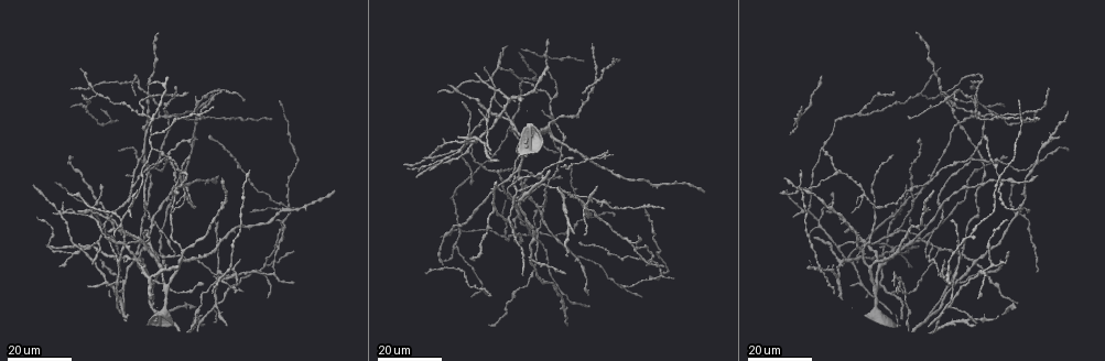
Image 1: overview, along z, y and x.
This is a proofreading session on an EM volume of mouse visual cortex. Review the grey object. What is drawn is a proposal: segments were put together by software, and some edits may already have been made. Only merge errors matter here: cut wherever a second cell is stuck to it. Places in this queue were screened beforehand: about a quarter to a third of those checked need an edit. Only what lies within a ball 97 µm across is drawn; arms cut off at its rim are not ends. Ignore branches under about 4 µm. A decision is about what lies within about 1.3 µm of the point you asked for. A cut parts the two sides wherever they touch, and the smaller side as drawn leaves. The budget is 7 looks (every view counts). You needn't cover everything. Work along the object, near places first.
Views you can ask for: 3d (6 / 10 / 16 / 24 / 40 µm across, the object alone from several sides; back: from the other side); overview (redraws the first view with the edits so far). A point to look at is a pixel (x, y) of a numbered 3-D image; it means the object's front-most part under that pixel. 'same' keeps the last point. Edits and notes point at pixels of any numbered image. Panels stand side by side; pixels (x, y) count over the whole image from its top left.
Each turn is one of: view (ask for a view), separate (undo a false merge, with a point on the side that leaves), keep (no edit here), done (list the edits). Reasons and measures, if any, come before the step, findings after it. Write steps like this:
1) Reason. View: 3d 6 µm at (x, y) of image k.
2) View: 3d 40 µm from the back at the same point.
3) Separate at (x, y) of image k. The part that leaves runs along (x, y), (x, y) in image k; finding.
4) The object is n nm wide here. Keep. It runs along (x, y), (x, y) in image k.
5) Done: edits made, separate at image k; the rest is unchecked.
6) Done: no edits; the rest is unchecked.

A fork. View: 3d 16 µm at (515, 193) of image 1.

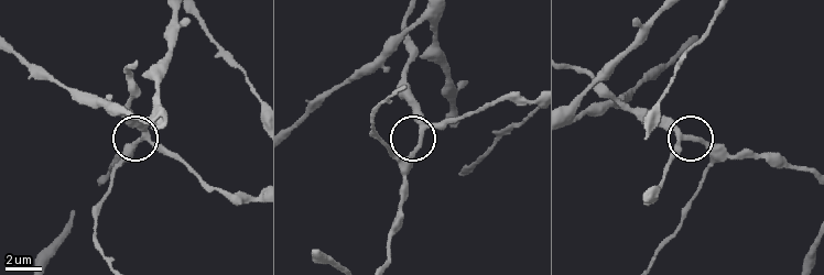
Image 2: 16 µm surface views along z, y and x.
View: 3d 10 µm at (683, 138) of image 2.

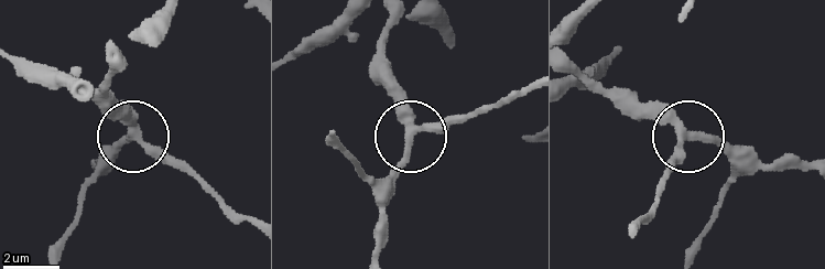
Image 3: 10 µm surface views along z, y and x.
The side arm is 120 µm long. Keep. One cell here.

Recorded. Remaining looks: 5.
Small branch off a trunk. View: 3d 24 µm at (73, 254) of image 1.

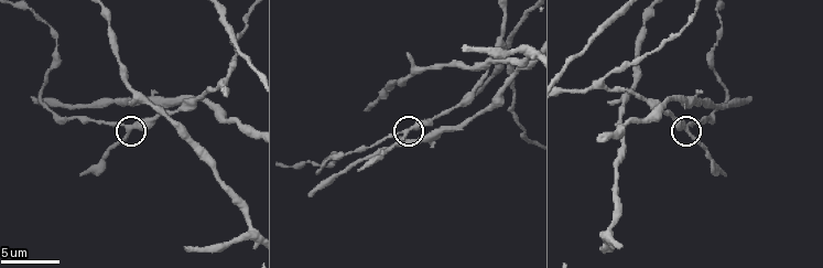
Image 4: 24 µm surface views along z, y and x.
Zoom in. View: 3d 6 µm at (404, 129) of image 4.

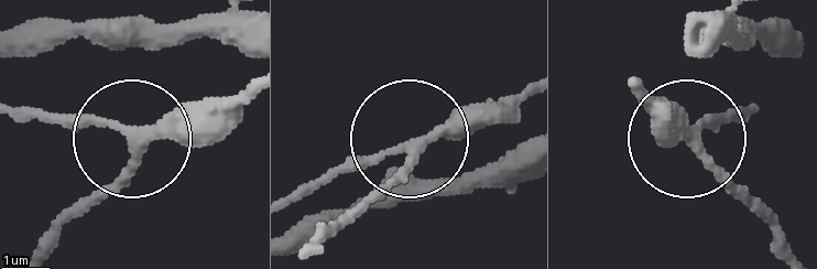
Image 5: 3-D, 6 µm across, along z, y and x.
3 arms meet here. Keep. It runs along (243, 92), (149, 131), (82, 214) in image 5; one cell here.

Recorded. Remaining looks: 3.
Two arms in line, one across. View: 3d 16 µm at (218, 86) of image 4.

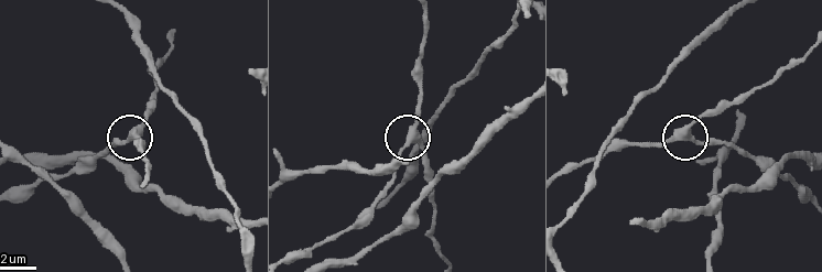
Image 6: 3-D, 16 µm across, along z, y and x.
The side arm is 15 µm long. Keep. It runs along (445, 258), (432, 231), (432, 174), (407, 139), (419, 82) in image 6; all the same cell.

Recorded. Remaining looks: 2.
View: 3d 16 µm at (865, 193) of image 1.

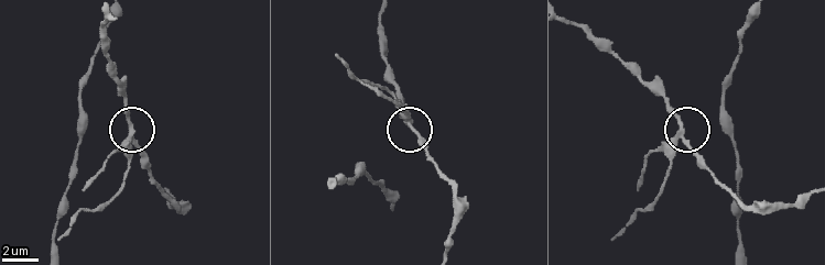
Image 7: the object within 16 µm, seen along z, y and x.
View: 3d 10 µm at (132, 138) of image 7.

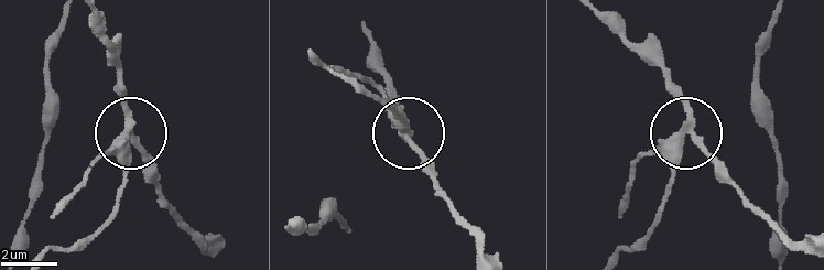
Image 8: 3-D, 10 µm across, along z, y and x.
3 arms meet here. Separate at (110, 150) of image 8. A second cell is stuck on.

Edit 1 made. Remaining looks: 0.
Done: edits made, separate at image 8; the rest is unchecked.

